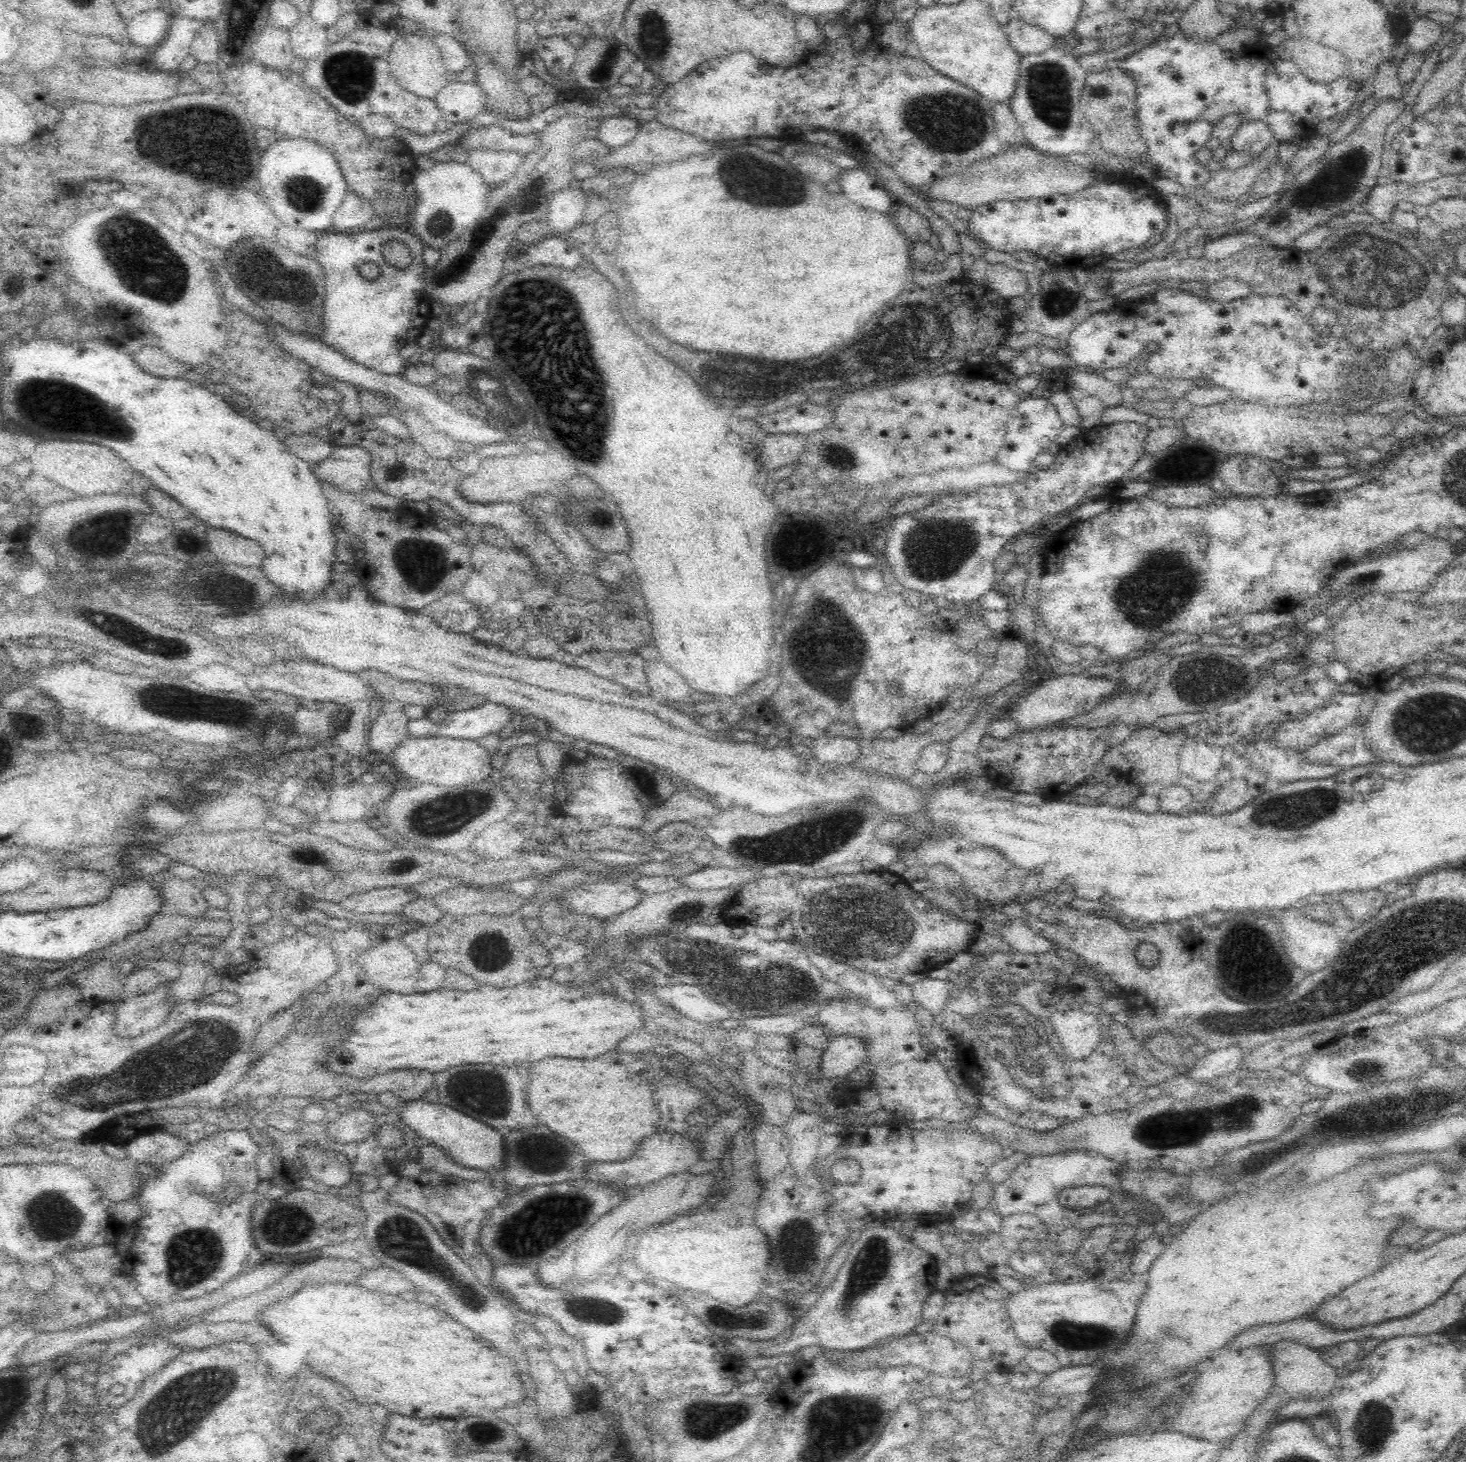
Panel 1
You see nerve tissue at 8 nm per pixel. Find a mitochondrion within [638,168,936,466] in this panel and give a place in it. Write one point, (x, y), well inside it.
(908, 357)

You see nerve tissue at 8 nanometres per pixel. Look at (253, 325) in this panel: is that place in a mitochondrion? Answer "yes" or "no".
no

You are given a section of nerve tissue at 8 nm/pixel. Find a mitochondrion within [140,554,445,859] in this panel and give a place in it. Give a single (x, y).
(219, 710)

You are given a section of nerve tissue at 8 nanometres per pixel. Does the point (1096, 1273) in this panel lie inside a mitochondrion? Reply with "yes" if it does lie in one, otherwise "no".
no

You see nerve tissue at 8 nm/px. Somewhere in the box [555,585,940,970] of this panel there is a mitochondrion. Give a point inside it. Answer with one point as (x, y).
(849, 921)

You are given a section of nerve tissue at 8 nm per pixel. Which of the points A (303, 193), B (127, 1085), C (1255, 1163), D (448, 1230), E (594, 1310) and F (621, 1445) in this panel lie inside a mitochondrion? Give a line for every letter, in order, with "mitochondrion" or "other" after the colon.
A: mitochondrion
B: mitochondrion
C: mitochondrion
D: mitochondrion
E: mitochondrion
F: other

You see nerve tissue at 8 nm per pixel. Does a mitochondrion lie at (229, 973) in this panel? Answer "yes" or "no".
no

